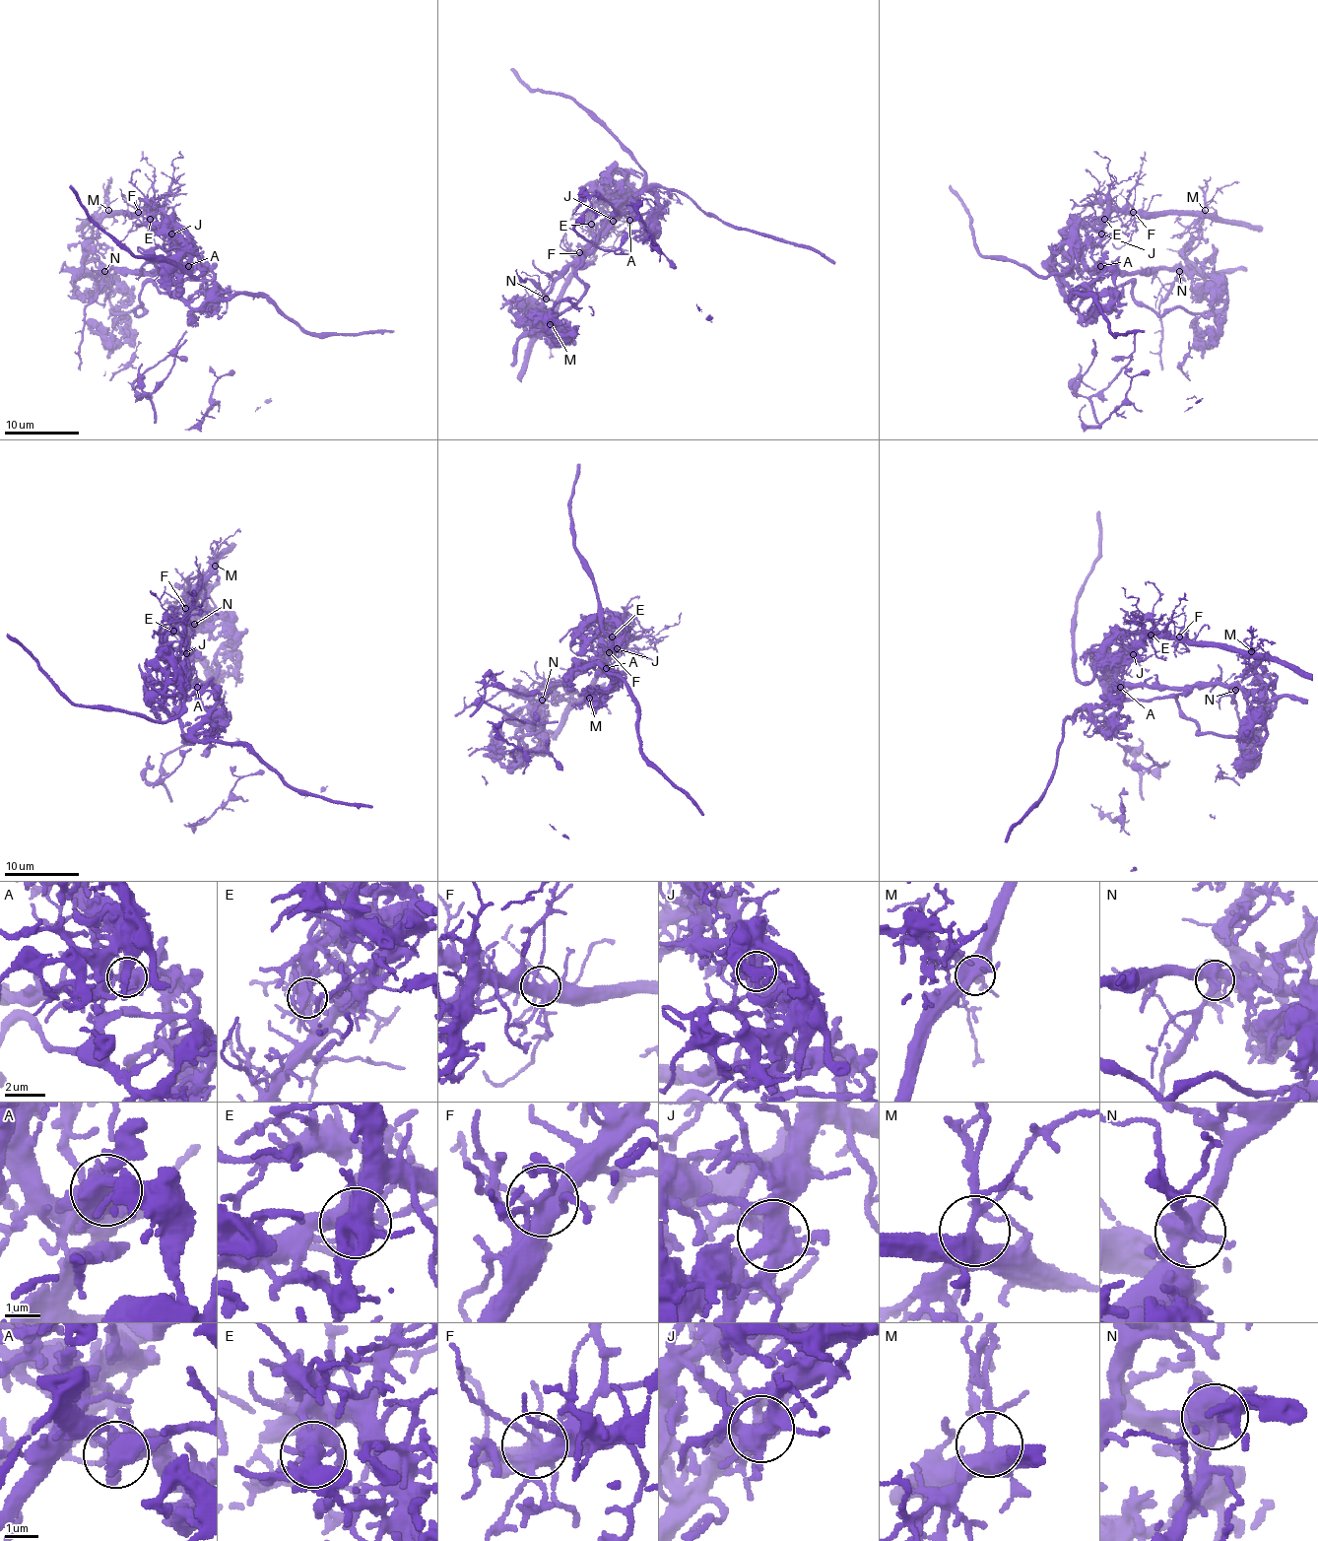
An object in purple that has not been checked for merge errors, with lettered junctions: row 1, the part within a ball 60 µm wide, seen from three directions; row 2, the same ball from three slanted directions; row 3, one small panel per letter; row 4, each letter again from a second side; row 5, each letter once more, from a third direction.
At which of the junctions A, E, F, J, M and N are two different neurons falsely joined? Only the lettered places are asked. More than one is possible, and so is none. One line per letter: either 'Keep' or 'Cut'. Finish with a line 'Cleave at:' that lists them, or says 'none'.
A: Cut
E: Cut
F: Keep
J: Cut
M: Keep
N: Cut
Cleave at: A, E, J, N

